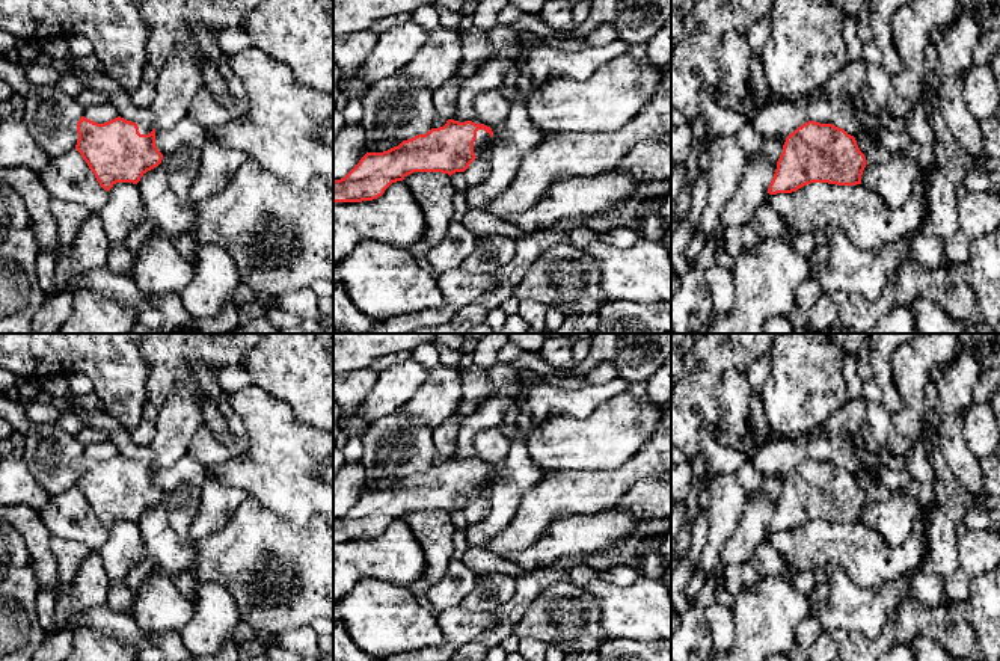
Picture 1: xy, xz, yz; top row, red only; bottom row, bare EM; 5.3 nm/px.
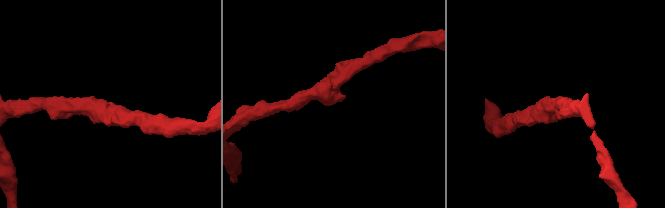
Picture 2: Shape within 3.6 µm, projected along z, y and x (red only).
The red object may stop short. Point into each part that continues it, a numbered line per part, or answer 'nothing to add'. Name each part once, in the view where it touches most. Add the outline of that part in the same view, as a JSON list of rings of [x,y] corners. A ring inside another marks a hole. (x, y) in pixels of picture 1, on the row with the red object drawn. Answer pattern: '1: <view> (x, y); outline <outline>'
1: xz (483, 138); outline [[[484,130],[477,131],[477,139],[474,142],[474,154],[475,154],[475,157],[478,157],[483,146],[487,145],[490,140],[492,140],[492,137],[490,137],[489,133],[486,133]]]

